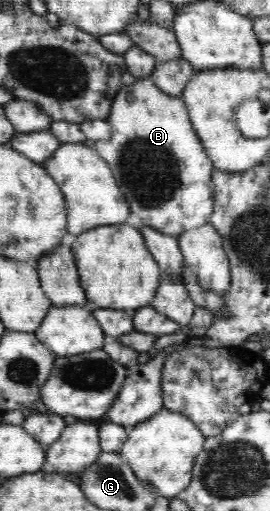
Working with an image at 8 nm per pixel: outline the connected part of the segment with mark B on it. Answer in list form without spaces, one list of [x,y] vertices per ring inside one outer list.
[[[151,78],[138,79],[136,83],[122,87],[117,93],[105,121],[110,125],[109,138],[95,141],[91,145],[112,168],[118,187],[130,204],[135,224],[152,227],[163,235],[178,237],[210,222],[214,204],[214,165],[192,126],[182,98],[164,95]]]

